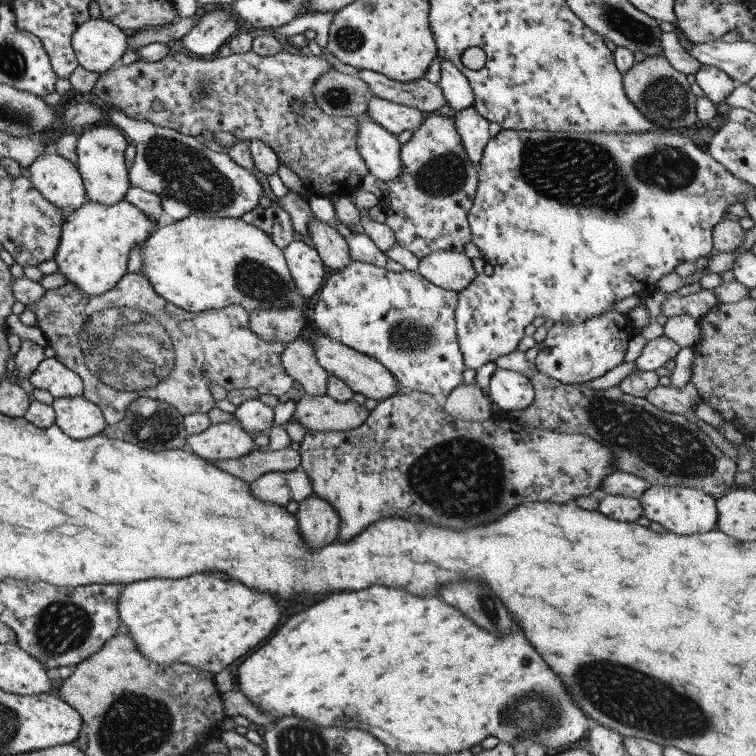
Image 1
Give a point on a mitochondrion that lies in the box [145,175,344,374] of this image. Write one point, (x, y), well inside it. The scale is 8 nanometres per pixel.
(260, 283)

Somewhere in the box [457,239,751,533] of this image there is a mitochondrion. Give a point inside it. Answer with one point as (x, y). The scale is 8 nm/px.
(671, 449)

